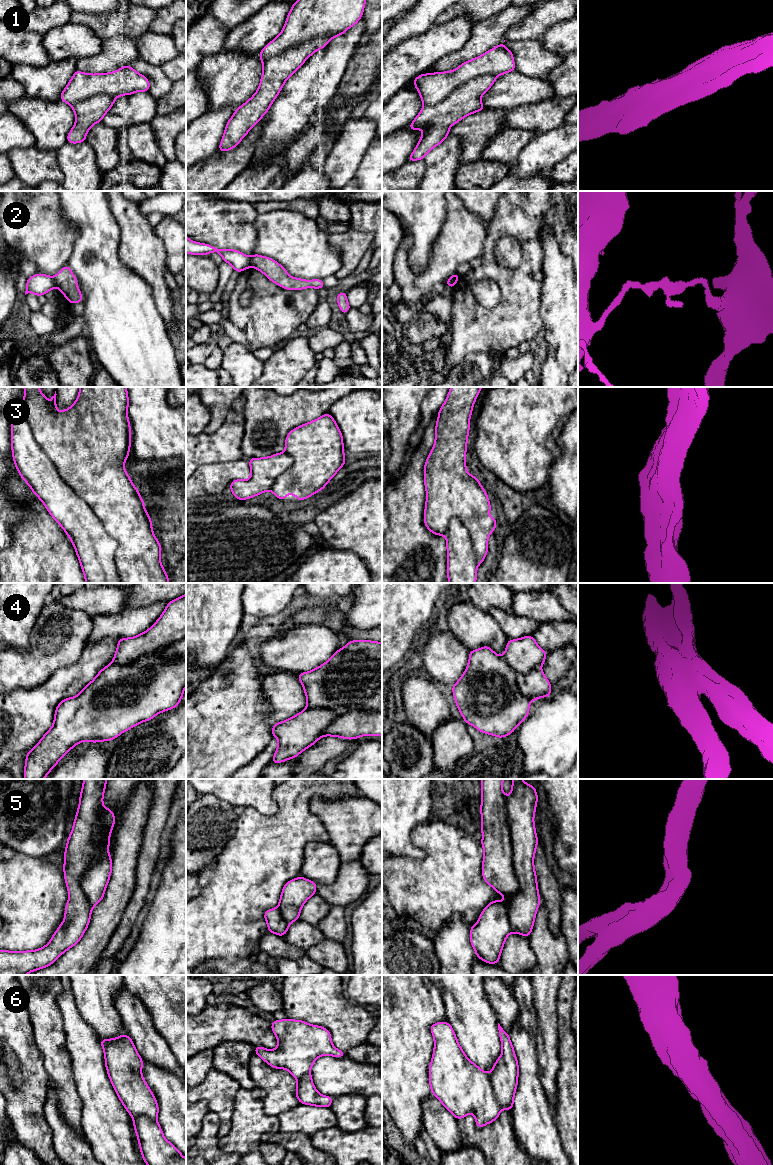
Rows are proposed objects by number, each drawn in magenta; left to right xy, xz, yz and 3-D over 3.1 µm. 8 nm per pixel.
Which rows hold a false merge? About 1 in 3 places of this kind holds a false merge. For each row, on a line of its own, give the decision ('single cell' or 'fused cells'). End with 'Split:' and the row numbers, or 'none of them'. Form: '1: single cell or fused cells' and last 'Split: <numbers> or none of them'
1: fused cells
2: fused cells
3: single cell
4: fused cells
5: single cell
6: single cell
Split: 1, 2, 4

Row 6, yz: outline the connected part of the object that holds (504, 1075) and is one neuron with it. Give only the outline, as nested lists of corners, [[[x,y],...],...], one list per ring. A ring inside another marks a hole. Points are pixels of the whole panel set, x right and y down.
[[[437,1022],[430,1027],[434,1038],[433,1056],[429,1065],[431,1092],[457,1120],[473,1113],[478,1128],[498,1119],[502,1109],[512,1110],[518,1085],[519,1067],[514,1047],[508,1033],[499,1023],[498,1030],[502,1053],[488,1074],[468,1059],[449,1022]]]

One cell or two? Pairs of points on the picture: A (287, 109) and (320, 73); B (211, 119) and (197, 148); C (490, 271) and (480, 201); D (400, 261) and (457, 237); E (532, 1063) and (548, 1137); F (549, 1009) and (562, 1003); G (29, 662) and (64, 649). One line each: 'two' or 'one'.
A: one
B: one
C: two
D: one
E: one
F: two
G: one

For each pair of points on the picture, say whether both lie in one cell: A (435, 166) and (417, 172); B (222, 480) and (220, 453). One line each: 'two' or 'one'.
A: two
B: two

